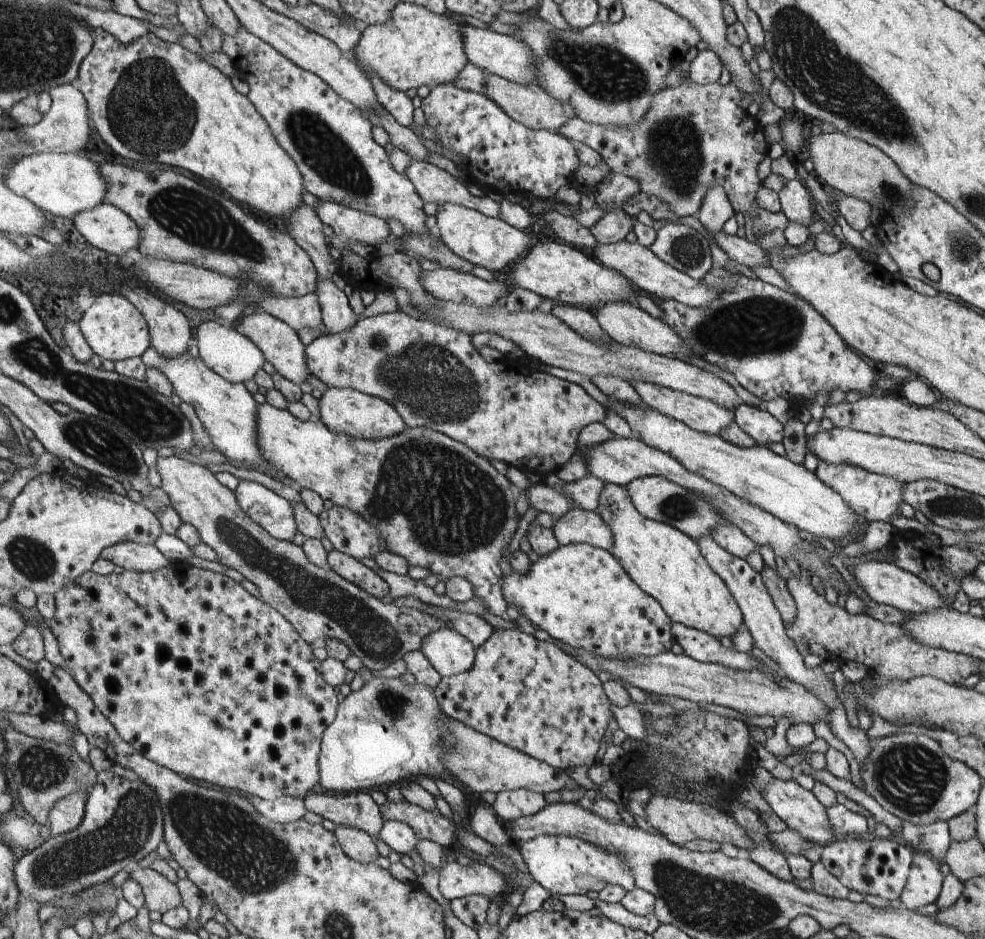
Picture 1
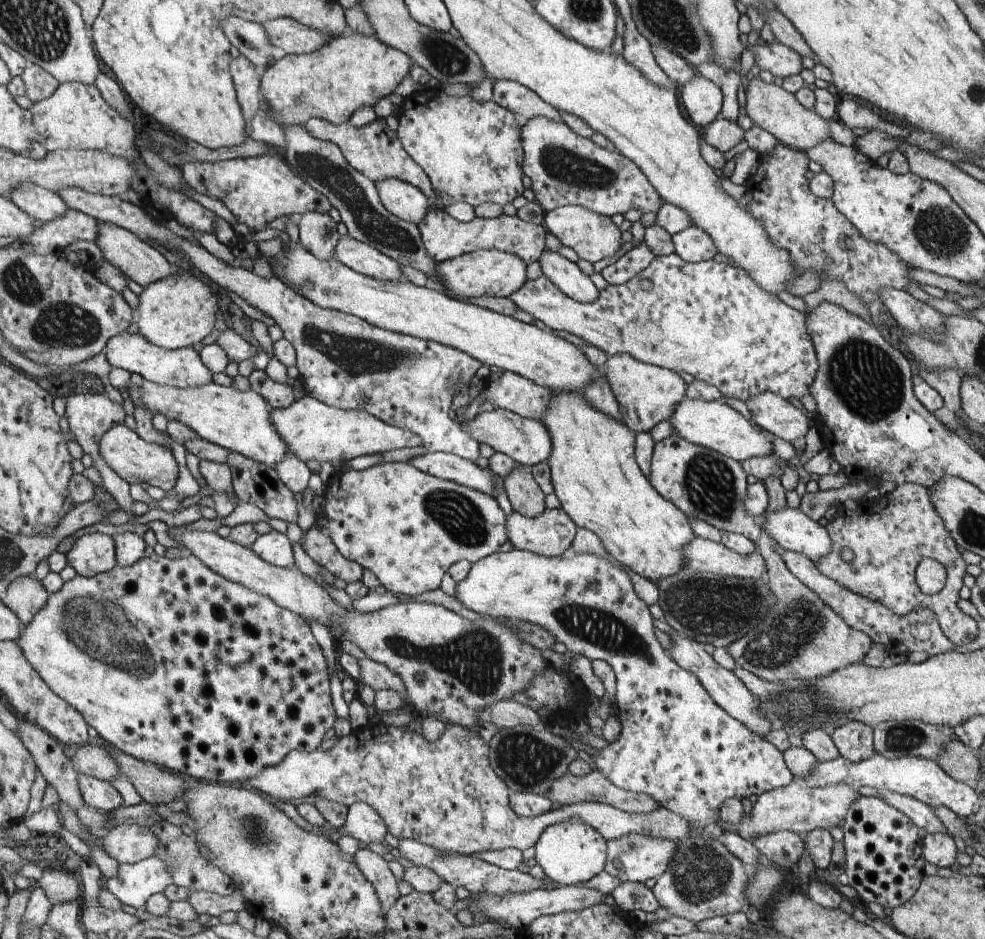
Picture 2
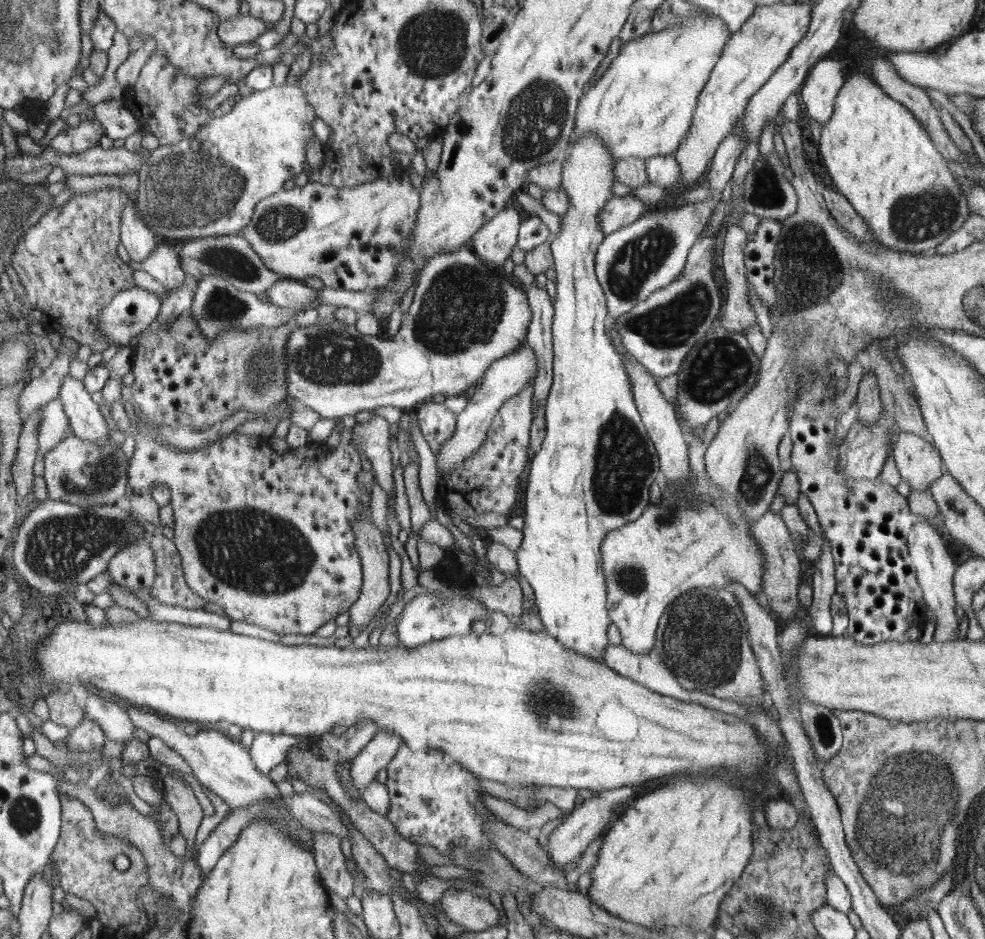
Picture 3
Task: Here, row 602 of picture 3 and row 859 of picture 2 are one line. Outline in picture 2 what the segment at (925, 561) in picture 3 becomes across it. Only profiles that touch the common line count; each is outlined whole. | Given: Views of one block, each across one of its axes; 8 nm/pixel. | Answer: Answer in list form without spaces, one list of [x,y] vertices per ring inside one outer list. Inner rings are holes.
[[[947,832],[927,833],[922,839],[923,857],[940,868],[950,868],[956,861],[956,843]]]

